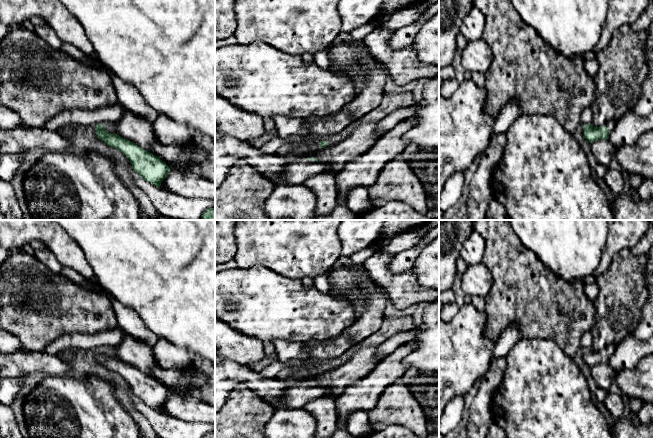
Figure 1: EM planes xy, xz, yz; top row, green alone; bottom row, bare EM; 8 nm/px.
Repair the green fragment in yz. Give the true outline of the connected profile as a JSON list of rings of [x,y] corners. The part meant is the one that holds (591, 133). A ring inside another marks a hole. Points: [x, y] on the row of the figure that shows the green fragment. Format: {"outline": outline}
{"outline": [[[609,121],[606,125],[594,127],[591,124],[584,124],[584,137],[589,143],[593,143],[599,139],[608,139],[610,132],[616,126],[616,121]]]}

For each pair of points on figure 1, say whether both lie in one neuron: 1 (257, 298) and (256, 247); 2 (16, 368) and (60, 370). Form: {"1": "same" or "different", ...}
{"1": "different", "2": "same"}

